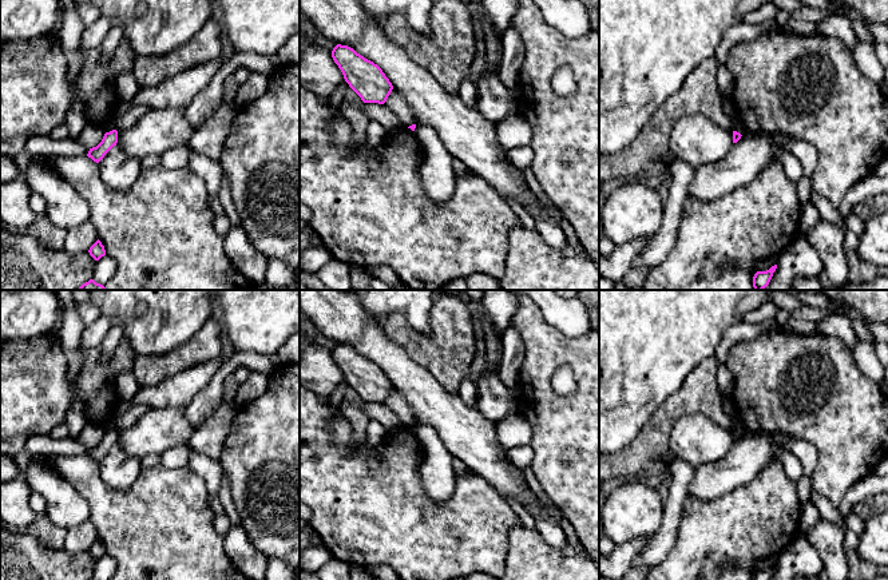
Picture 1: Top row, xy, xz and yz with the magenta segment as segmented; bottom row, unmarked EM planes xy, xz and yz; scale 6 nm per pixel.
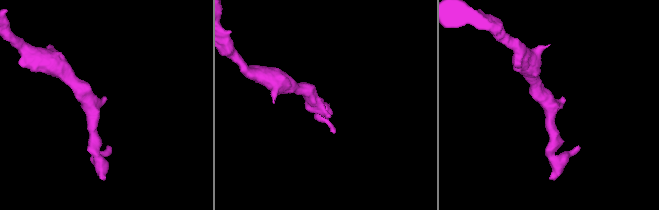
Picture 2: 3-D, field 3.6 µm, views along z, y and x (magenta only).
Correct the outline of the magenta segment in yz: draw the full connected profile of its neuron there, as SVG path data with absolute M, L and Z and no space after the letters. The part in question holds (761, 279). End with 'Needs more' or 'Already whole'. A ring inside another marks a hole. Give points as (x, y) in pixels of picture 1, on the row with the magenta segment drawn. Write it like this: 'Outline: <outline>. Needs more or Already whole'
Outline: M777 265L772 266L766 271L757 271L754 274L754 277L753 277L753 287L754 287L754 290L764 290L769 285L776 269L777 269Z. Already whole

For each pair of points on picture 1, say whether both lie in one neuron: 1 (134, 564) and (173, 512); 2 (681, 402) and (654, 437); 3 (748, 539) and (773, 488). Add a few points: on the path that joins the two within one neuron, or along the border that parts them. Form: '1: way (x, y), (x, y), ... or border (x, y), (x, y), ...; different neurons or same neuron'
1: way (147, 551), (161, 537), (162, 525); same neuron
2: way (673, 410), (657, 429); same neuron
3: way (752, 527), (768, 511), (770, 500); same neuron

